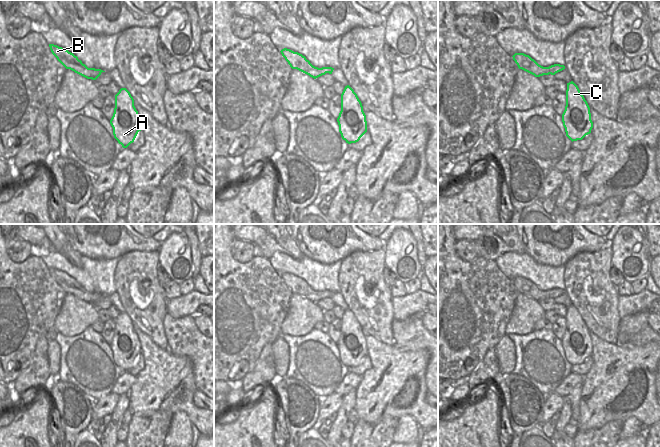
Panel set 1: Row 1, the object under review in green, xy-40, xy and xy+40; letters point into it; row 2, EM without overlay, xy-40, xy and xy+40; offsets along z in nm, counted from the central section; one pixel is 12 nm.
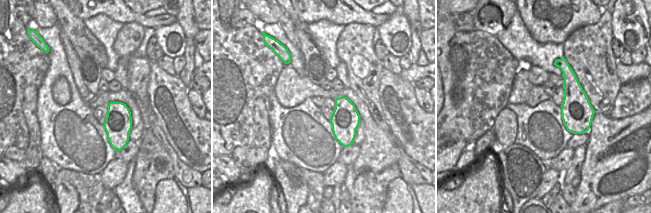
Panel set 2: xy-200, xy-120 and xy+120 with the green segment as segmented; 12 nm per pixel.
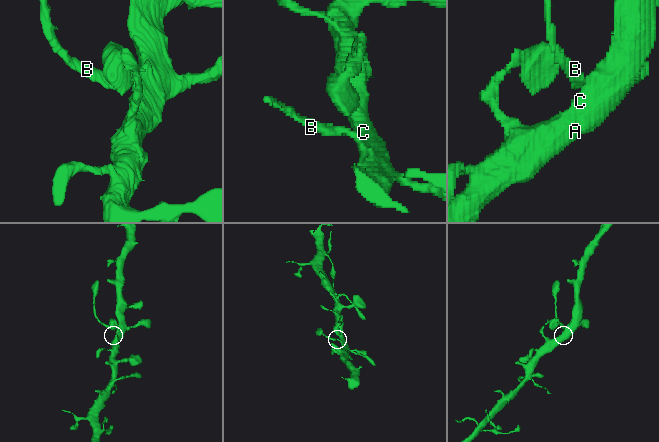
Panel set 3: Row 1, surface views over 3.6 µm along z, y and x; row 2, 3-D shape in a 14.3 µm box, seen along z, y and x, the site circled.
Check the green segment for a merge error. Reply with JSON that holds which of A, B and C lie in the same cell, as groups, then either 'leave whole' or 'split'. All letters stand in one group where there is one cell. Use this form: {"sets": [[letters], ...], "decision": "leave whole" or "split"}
{"sets": [["A", "C"], ["B"]], "decision": "split"}

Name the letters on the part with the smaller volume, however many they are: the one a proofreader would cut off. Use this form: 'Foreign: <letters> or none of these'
Foreign: B

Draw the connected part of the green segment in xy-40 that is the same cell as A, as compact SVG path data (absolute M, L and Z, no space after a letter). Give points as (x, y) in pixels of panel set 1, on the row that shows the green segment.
M126 88L115 95L115 108L110 120L114 138L127 148L141 131L141 120L134 106L134 99Z

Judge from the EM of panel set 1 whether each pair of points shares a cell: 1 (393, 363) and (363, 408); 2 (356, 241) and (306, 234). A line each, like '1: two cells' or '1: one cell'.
1: one cell
2: one cell

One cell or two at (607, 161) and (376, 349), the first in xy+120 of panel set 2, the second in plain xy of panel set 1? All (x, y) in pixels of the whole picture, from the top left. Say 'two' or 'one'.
one

